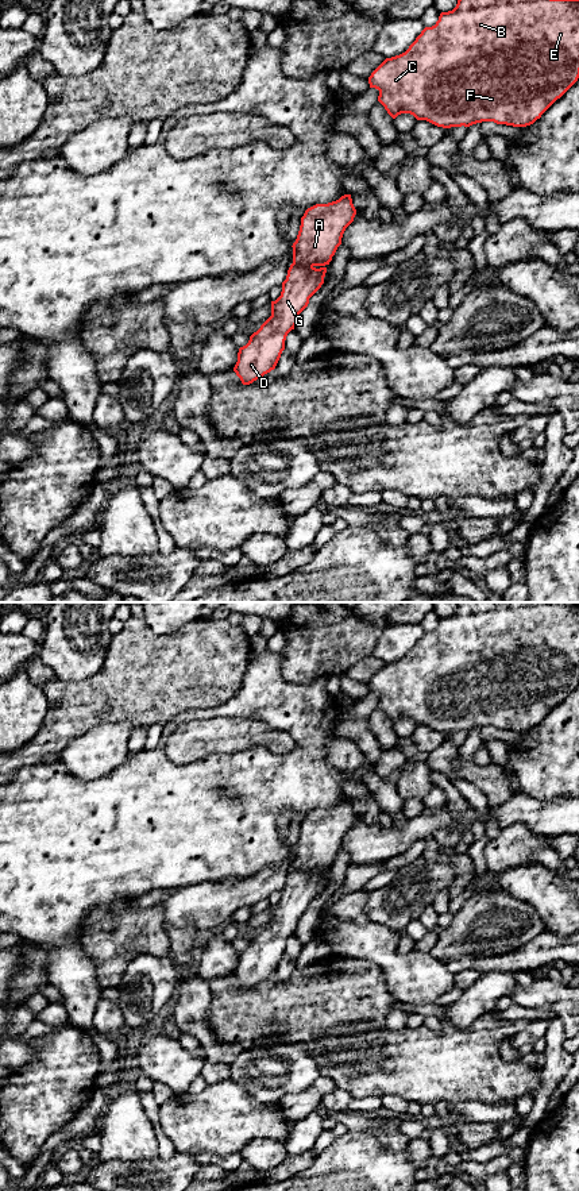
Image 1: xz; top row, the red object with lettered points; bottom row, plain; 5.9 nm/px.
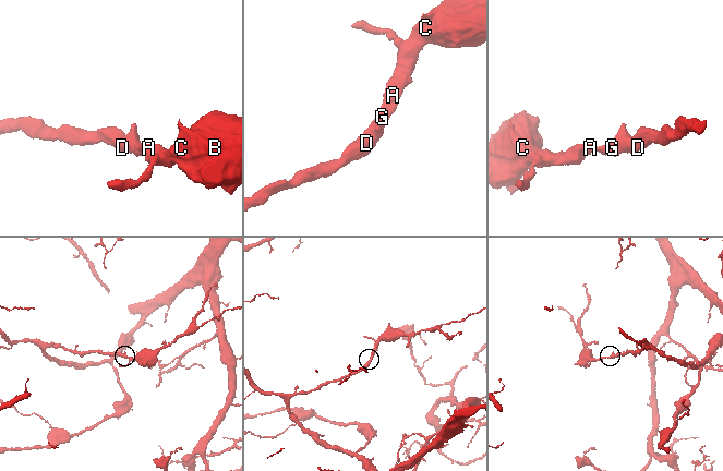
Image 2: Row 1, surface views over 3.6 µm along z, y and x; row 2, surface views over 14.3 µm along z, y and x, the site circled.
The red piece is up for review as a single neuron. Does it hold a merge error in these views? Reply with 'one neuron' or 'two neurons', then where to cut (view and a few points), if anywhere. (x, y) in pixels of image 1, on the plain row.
one neuron; cut none

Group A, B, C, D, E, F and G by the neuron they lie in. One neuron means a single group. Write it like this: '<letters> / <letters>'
A B C D E F G

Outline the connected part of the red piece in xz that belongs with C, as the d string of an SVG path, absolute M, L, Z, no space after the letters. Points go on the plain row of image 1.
M459 602L452 616L441 617L432 632L425 632L409 654L395 662L386 663L368 682L370 693L379 695L378 706L395 724L401 718L410 718L417 725L426 725L437 732L470 732L482 726L494 726L513 732L533 729L560 704L579 683L579 602Z

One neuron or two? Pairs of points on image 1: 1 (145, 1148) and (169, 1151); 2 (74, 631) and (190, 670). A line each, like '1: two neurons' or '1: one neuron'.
1: two neurons
2: two neurons

